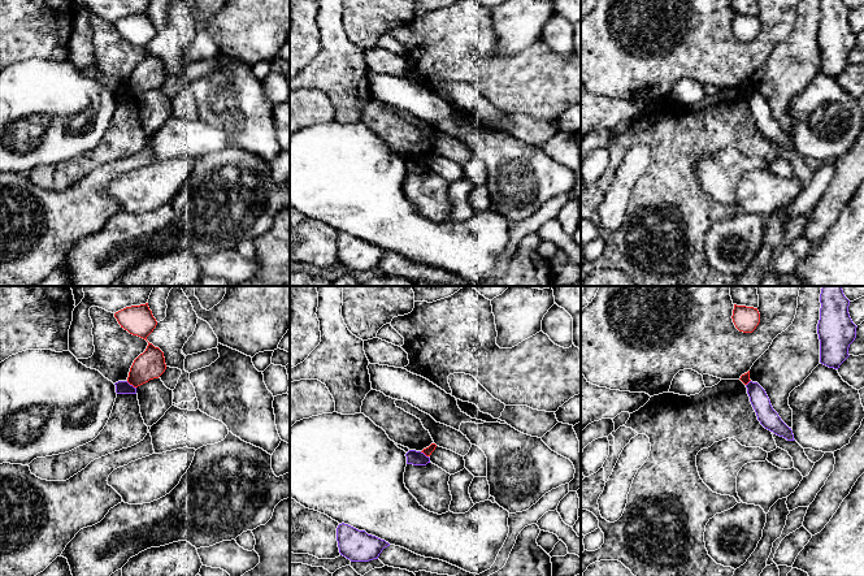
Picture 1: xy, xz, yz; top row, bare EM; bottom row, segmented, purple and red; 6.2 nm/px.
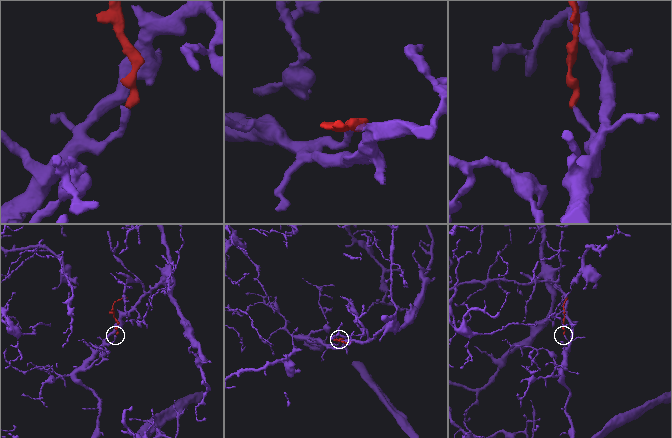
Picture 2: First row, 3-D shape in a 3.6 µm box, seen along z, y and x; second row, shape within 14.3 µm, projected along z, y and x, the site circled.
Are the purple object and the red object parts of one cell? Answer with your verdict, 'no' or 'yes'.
no

